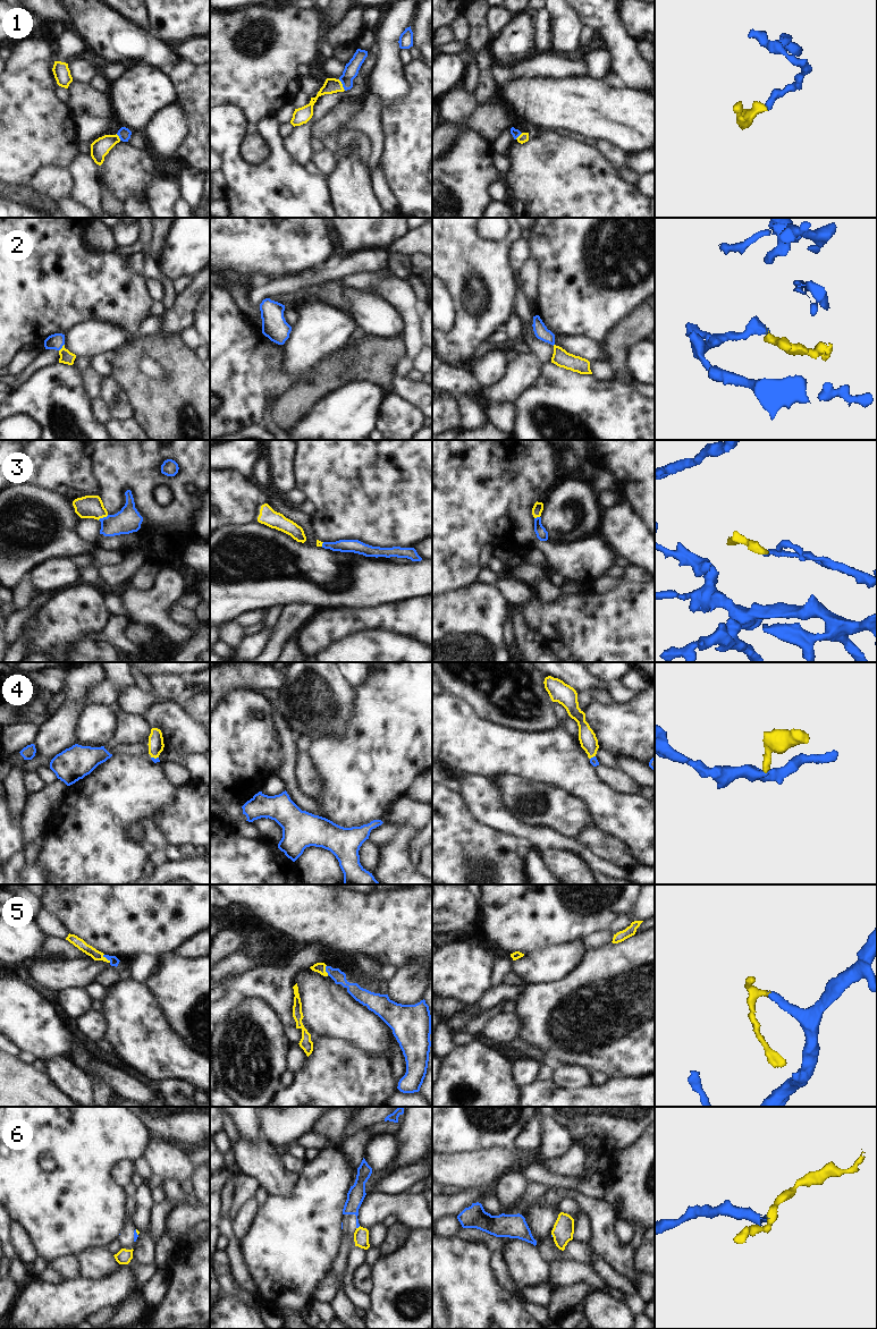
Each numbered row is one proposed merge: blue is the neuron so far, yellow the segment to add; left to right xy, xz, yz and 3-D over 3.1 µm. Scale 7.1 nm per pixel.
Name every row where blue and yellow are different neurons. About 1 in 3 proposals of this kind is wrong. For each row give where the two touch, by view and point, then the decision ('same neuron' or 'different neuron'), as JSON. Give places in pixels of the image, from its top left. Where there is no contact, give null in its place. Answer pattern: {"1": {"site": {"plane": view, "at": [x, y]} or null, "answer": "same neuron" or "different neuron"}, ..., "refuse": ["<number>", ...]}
{"1": {"site": {"plane": "xz", "at": [343, 85]}, "answer": "same neuron"}, "2": {"site": {"plane": "xy", "at": [61, 347]}, "answer": "same neuron"}, "3": {"site": {"plane": "xy", "at": [103, 517]}, "answer": "same neuron"}, "4": {"site": {"plane": "xy", "at": [153, 758]}, "answer": "same neuron"}, "5": {"site": {"plane": "xy", "at": [107, 958]}, "answer": "same neuron"}, "6": {"site": {"plane": "xz", "at": [357, 1227]}, "answer": "different neuron"}, "refuse": ["6"]}

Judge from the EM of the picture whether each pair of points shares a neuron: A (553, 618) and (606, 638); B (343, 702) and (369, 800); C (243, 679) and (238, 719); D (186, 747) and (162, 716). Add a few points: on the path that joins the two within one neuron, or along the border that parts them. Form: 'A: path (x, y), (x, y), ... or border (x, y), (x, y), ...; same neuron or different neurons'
A: path (566, 624), (583, 626), (592, 634); same neuron
B: border (353, 693), (352, 714), (345, 727), (325, 734); different neurons
C: border (250, 690), (230, 688), (221, 697); different neurons
D: path (186, 739), (170, 724); same neuron

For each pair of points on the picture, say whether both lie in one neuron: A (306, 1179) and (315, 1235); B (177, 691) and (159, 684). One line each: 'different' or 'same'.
A: same
B: same

